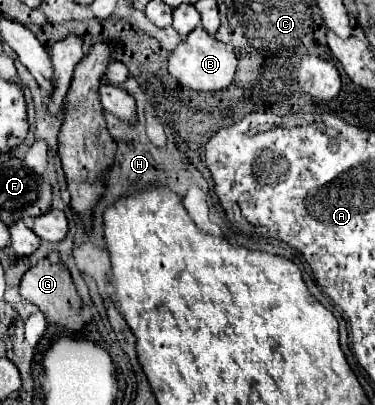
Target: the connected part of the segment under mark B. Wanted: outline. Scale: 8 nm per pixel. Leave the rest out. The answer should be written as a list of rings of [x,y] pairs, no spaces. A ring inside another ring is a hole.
[[[197,26],[189,36],[177,44],[177,48],[169,54],[169,74],[179,80],[183,86],[189,86],[197,92],[215,92],[227,88],[233,82],[237,68],[237,58],[227,44],[215,40],[205,32],[205,28]]]

